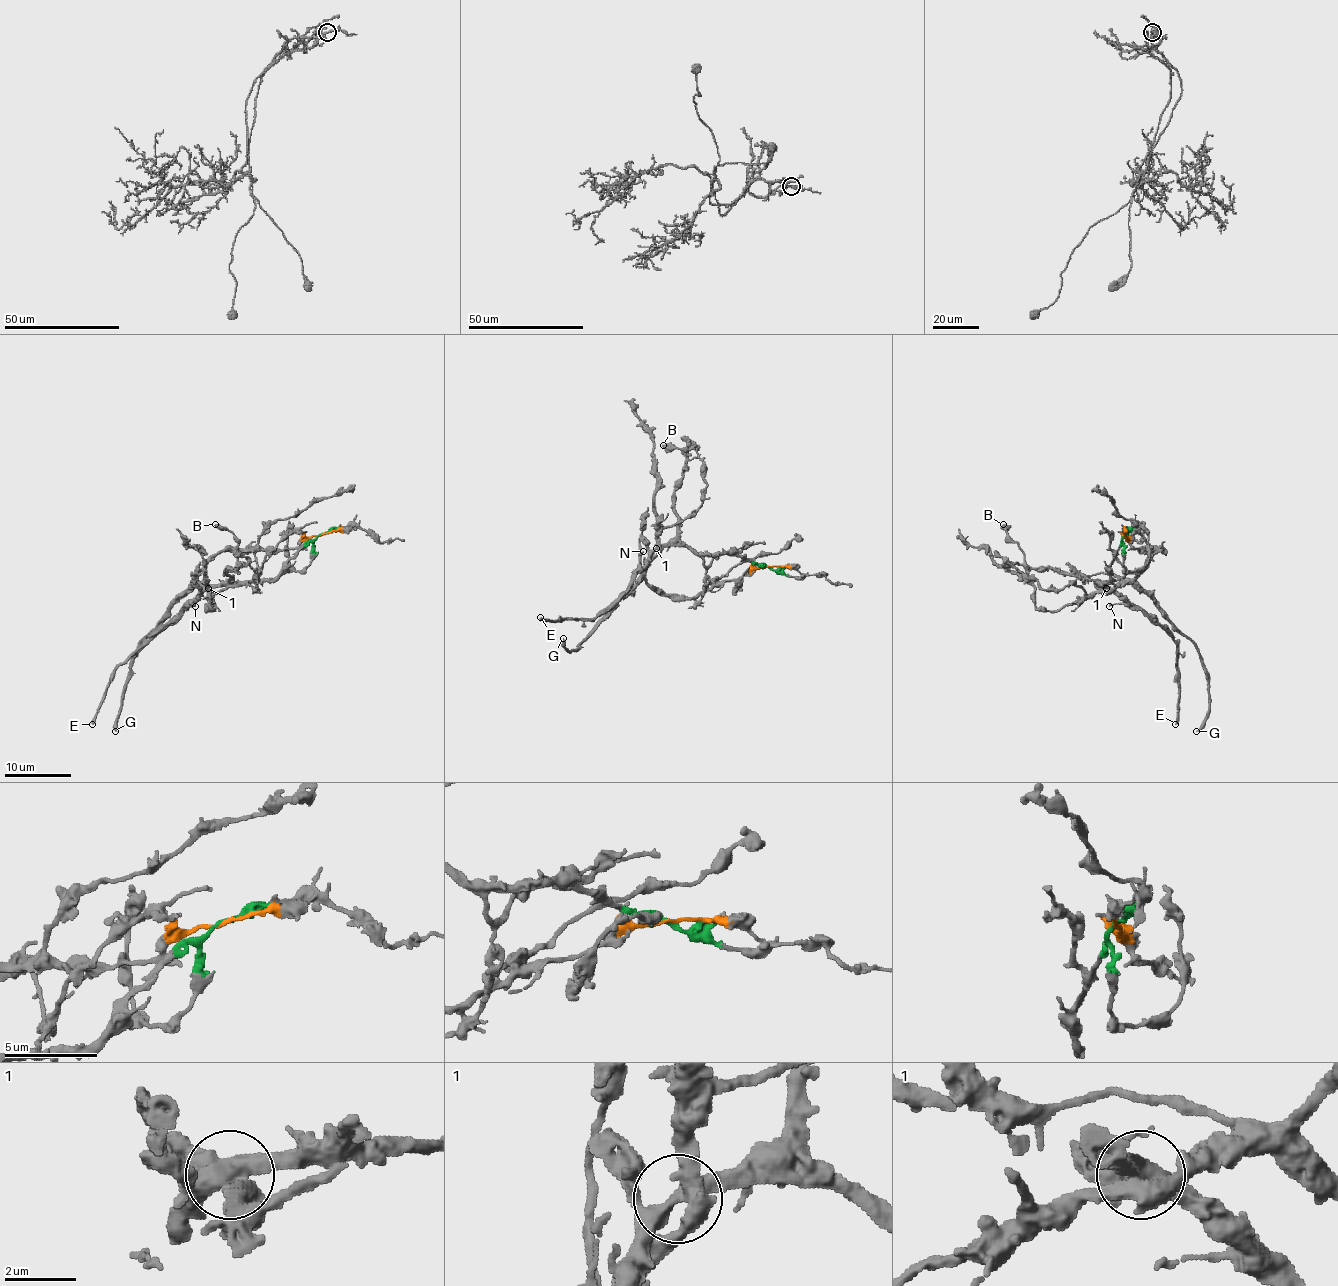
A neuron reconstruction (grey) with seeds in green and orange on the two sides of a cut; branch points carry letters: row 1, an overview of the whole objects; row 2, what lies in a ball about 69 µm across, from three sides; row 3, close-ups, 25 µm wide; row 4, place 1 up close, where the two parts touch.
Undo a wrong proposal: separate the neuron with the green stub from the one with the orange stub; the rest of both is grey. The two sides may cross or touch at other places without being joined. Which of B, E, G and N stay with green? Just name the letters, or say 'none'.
B, E, N

